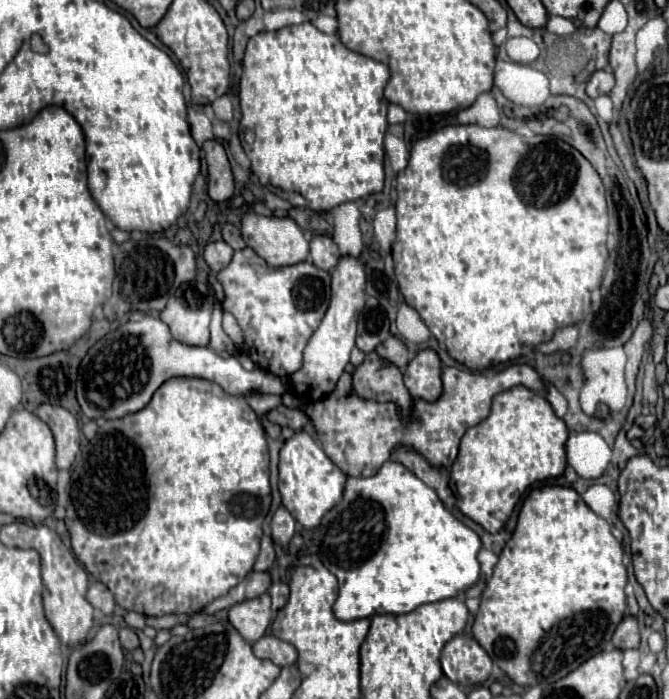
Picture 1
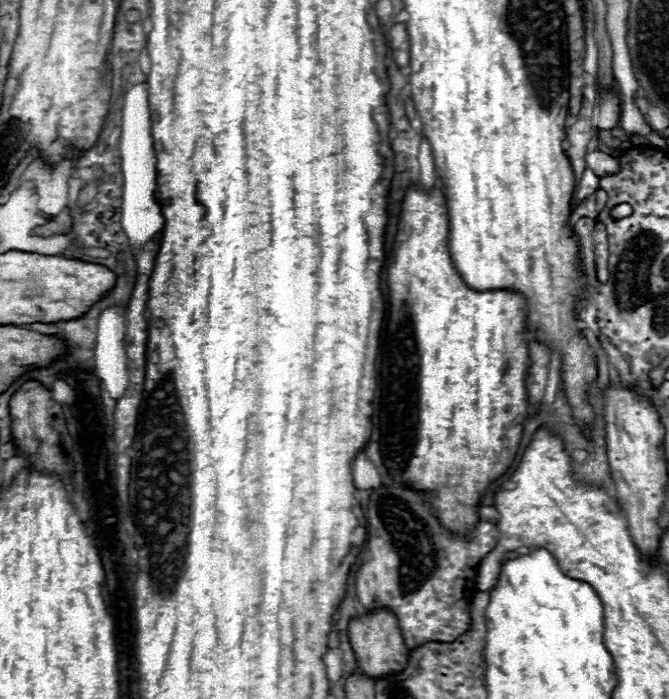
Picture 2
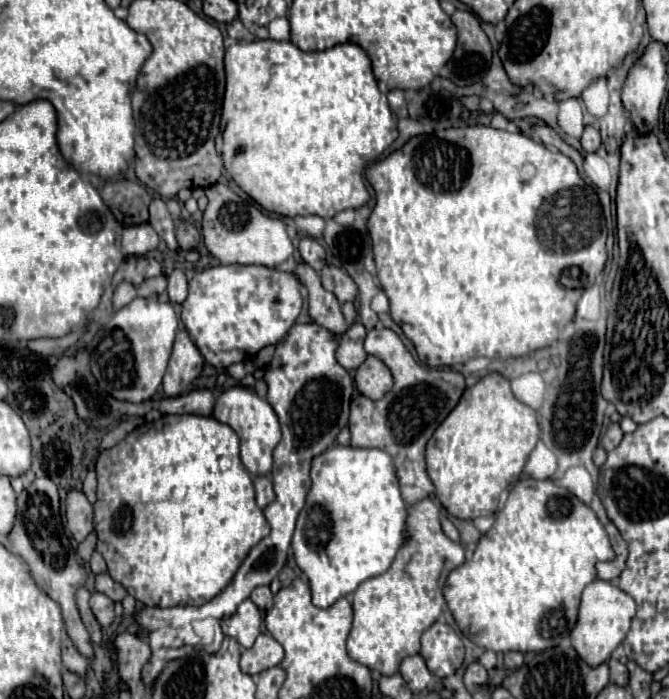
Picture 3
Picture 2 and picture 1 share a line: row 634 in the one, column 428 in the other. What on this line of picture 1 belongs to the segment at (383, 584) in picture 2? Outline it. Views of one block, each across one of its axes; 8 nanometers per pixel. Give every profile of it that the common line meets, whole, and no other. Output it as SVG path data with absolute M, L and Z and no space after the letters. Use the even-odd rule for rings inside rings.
M512 364L506 370L494 372L494 374L478 374L478 372L466 372L466 370L458 370L458 368L446 368L442 372L442 382L444 382L444 394L438 402L424 402L424 400L414 400L414 410L412 410L412 418L410 422L402 422L398 408L392 402L380 404L380 402L372 402L372 400L362 400L358 396L352 394L352 384L350 384L350 374L342 374L334 392L320 402L308 404L306 412L312 420L312 424L316 426L318 432L318 440L324 448L324 452L330 456L330 460L348 476L372 476L376 474L376 470L380 470L380 466L390 458L390 452L394 446L398 444L406 444L412 446L416 452L420 452L432 466L440 468L450 468L456 460L458 454L458 442L462 438L462 434L476 426L478 422L482 422L488 414L490 414L490 402L494 398L494 394L504 392L512 386L526 386L534 392L544 394L544 386L548 386L548 382L544 378L540 378L540 374L536 372L536 368L532 368L530 364Z

